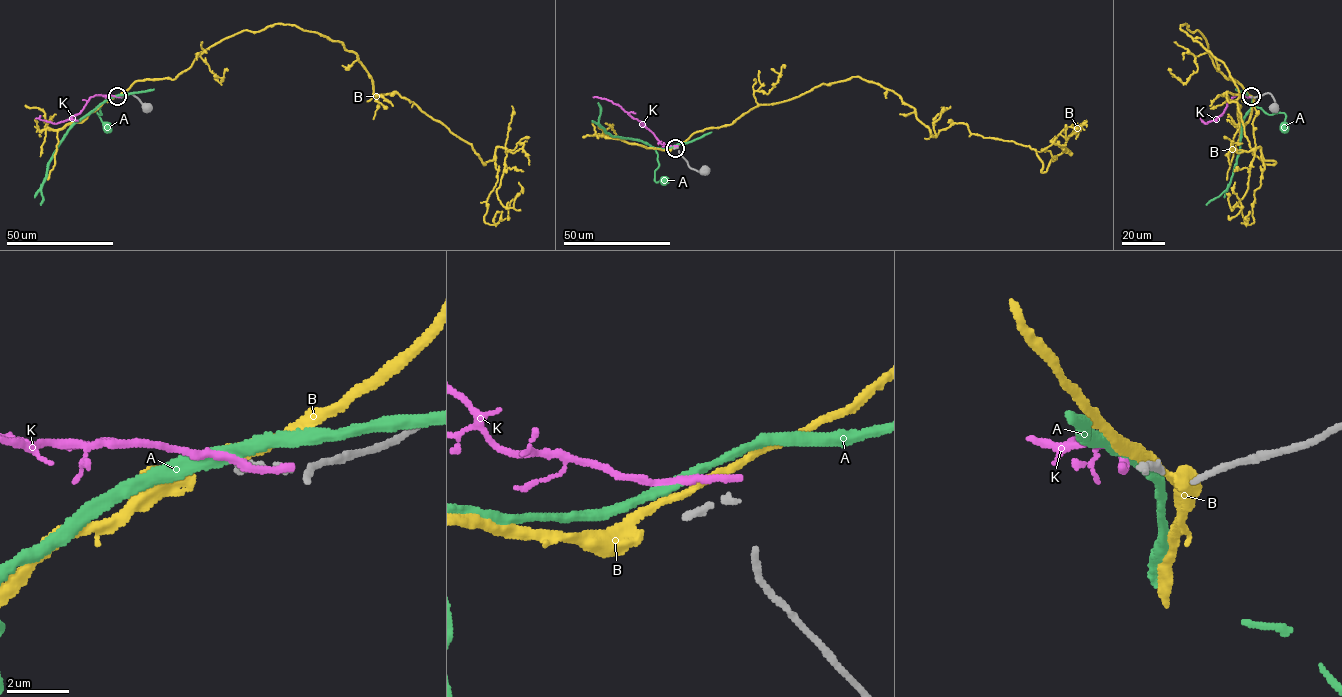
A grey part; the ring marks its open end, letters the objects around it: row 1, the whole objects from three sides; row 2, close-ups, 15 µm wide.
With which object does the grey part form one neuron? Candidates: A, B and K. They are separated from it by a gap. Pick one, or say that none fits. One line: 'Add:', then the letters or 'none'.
Add: B

